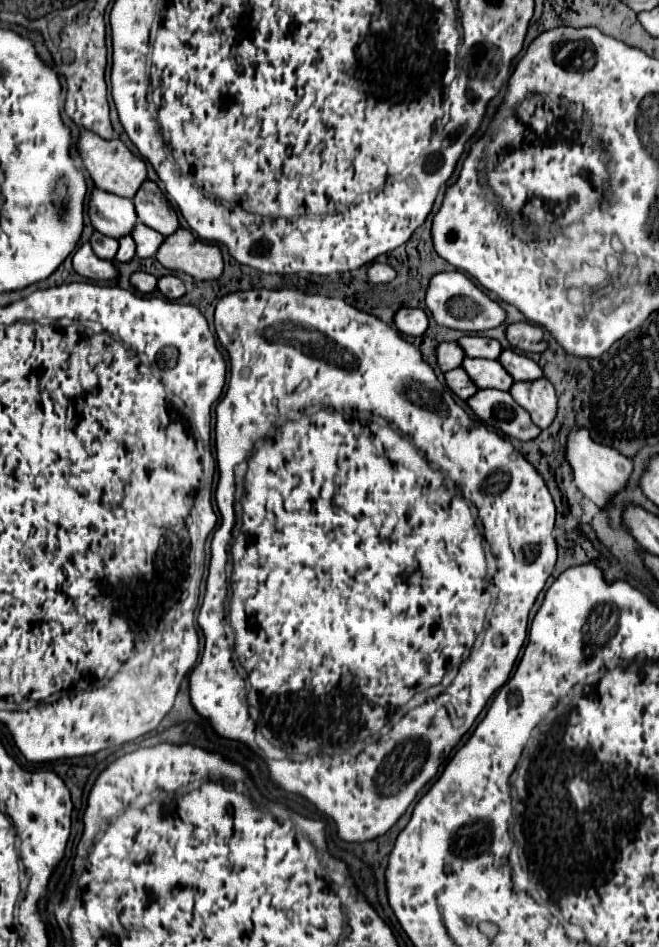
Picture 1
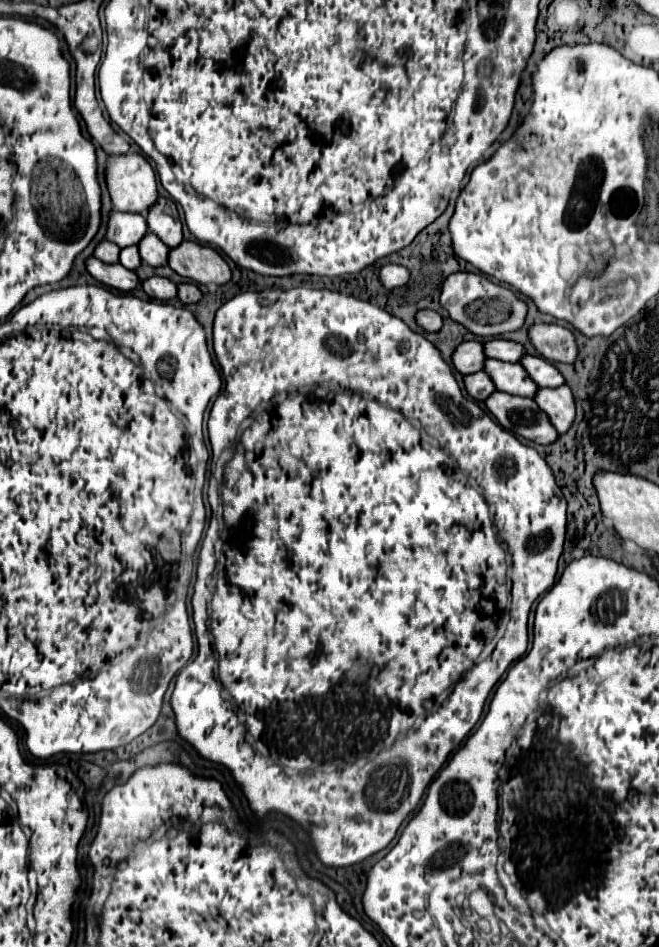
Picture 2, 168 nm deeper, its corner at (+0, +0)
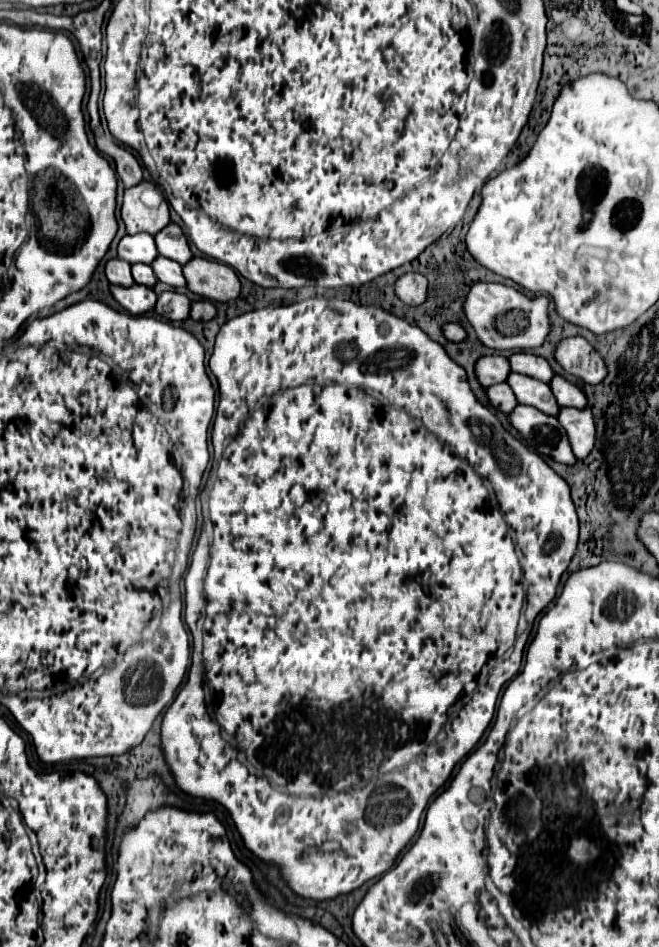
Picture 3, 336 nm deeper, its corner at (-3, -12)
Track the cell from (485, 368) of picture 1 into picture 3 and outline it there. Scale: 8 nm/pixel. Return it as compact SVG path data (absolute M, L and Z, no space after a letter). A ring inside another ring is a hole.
M510 373L506 383L514 389L514 395L518 397L518 403L532 405L546 415L558 415L560 405L556 403L548 383L542 383L538 379L532 379L532 377L520 375L520 373Z

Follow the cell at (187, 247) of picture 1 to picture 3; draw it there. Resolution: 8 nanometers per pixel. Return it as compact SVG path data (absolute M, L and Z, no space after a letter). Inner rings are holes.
M194 257L184 265L188 289L210 301L232 301L240 295L240 279L224 263Z

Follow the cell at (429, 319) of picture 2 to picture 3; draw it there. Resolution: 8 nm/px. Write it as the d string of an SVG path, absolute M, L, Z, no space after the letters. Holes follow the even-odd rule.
M446 323L442 327L442 331L444 331L444 335L446 335L448 341L456 341L456 343L464 341L468 337L468 333L464 331L464 327L460 323Z

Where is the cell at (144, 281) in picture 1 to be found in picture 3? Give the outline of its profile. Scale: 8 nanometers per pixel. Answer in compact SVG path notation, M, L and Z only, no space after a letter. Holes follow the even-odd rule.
M166 291L158 297L156 313L168 321L182 321L190 317L190 299L176 291Z

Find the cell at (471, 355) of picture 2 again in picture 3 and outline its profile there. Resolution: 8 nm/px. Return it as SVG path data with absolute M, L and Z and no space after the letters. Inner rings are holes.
M486 355L486 357L480 357L476 363L478 381L484 387L504 383L508 379L510 371L512 371L510 361L508 361L508 357L502 357L502 355Z

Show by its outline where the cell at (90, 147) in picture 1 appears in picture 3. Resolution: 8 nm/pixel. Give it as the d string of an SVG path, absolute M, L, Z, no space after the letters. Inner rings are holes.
M142 181L134 189L126 189L124 193L124 203L122 203L122 219L126 223L128 235L136 233L150 233L156 235L162 231L166 225L170 225L170 205L162 197L160 205L148 205L142 199L144 191L156 191L156 187L148 181Z

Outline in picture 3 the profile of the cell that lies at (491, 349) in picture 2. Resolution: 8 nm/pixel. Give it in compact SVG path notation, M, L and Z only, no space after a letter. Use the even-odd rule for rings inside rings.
M514 353L510 357L510 367L516 373L534 377L534 379L544 381L544 383L550 383L552 377L554 377L550 363L544 357L538 357L538 355L532 355L532 353Z

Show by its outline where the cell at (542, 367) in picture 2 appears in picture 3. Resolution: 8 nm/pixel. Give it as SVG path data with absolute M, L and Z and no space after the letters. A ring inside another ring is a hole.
M560 375L554 377L554 381L550 383L550 389L552 389L554 397L558 399L558 403L564 405L564 407L576 407L576 409L588 407L586 395L584 395L576 385L572 385L570 381L566 381L566 379L560 377Z

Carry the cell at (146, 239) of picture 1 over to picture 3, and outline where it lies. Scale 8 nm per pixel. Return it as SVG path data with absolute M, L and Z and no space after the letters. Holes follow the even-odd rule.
M158 255L158 261L152 265L158 281L170 285L170 287L186 287L186 279L182 275L182 265L174 263L162 255Z

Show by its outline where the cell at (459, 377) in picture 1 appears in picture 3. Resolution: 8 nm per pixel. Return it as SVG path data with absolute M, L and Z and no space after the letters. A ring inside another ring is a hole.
M500 383L500 385L488 387L486 393L488 393L490 403L492 403L498 411L502 411L502 413L506 413L506 415L510 415L510 413L514 411L514 407L518 405L518 401L516 401L516 397L514 397L514 391L510 389L508 383Z

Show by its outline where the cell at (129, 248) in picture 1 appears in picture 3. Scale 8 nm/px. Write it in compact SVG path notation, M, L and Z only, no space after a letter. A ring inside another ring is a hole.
M134 265L132 267L132 277L138 285L146 285L146 287L154 287L156 285L156 275L152 271L150 265Z

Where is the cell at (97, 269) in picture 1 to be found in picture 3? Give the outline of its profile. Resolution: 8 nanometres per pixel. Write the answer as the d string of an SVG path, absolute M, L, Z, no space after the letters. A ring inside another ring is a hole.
M132 285L130 289L112 287L112 295L126 311L144 311L144 313L154 309L158 299L158 295L152 289L146 289L144 285Z

